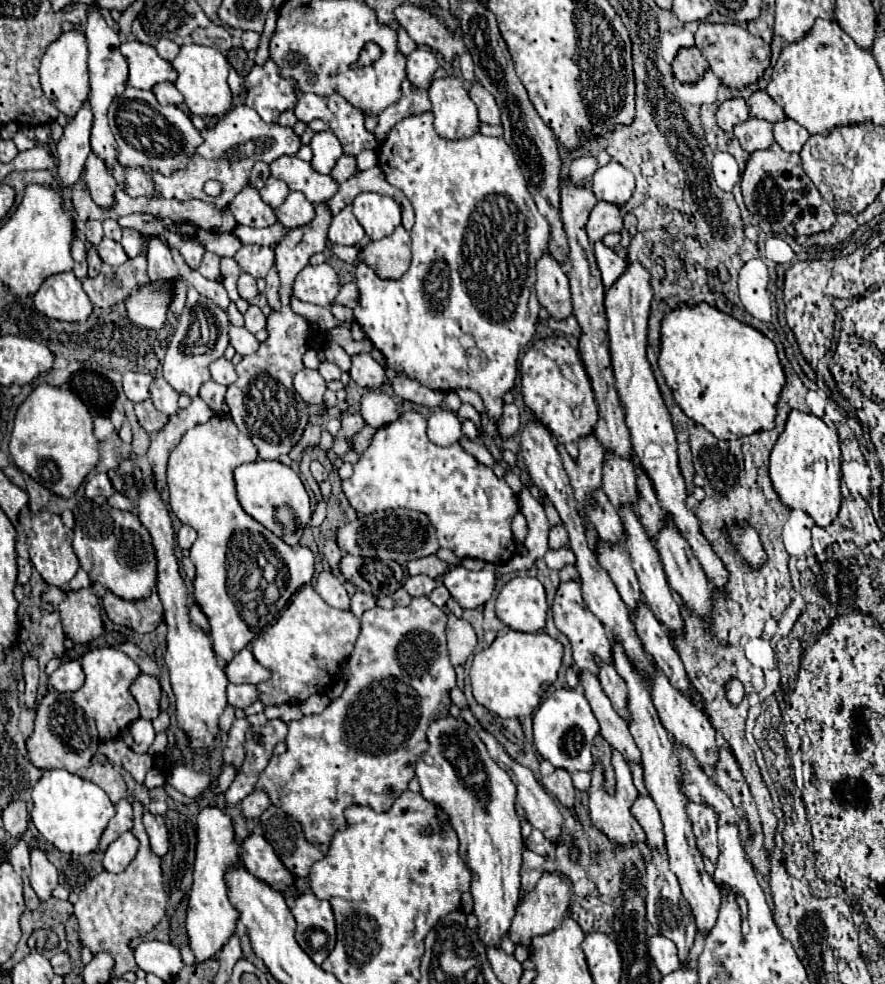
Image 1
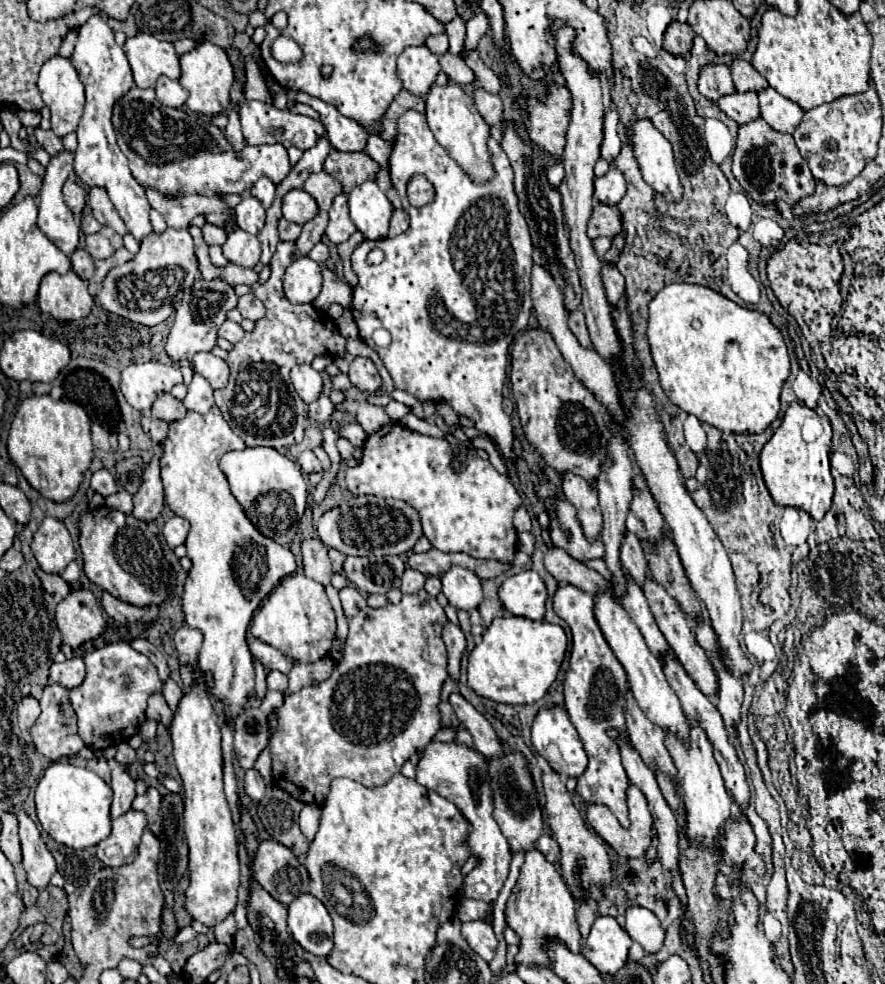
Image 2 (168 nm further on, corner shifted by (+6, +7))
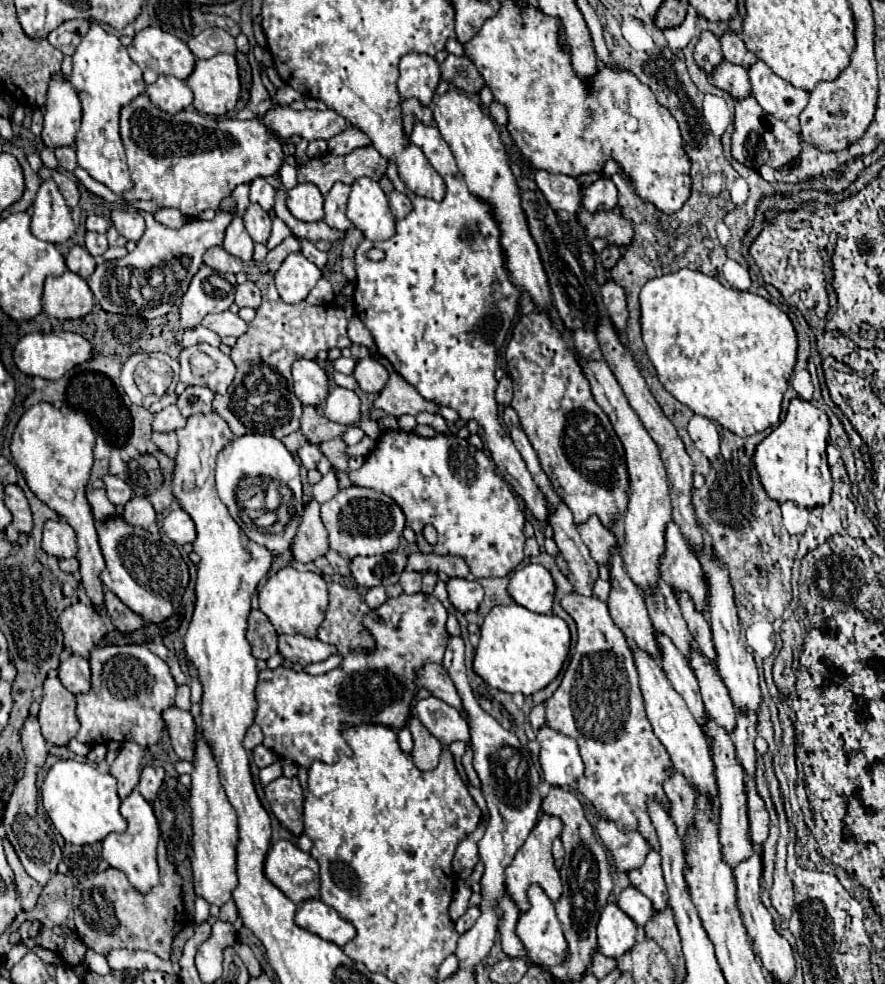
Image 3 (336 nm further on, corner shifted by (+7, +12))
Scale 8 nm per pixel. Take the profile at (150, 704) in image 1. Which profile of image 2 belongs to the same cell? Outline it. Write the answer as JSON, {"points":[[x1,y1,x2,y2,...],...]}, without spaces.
{"points":[[153,694,149,698,149,706,147,706,147,718,155,720,155,722,161,722,167,730,169,730,169,724,173,720,173,710,167,706,165,698,161,694]]}

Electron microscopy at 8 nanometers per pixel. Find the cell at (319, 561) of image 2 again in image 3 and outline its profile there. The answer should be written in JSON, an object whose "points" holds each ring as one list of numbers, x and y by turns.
{"points":[[312,501,302,515,302,523,294,537,292,555,300,563,312,563,328,553,328,533,320,521,320,505]]}

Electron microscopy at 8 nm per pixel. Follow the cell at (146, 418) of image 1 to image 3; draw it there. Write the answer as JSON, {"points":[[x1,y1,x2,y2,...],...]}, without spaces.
{"points":[[152,431,152,441,158,445,160,451,164,451,170,459,176,455,176,447,178,447,178,441,176,441,176,433,170,431,170,433,158,433,158,431]]}

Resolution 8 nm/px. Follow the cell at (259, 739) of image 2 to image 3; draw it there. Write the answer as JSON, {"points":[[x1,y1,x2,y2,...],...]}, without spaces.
{"points":[[252,725,248,731,246,731,246,737,244,737,244,741,242,741,242,745,244,745,244,749,246,751,252,751,254,747,258,747,258,745,262,745,262,729,258,727,258,725]]}

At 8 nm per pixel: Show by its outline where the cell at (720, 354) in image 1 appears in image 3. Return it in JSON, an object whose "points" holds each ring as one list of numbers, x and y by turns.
{"points":[[690,269,650,279,640,291,640,307,646,353,668,393,688,405,696,415,708,417,740,437,760,433,778,423,798,347,794,327,784,311,760,295,724,287,714,277]]}

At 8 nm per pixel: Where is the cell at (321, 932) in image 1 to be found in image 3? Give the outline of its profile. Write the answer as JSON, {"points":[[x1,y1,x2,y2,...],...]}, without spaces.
{"points":[[308,899,308,901,300,903,294,921,298,927,302,927,310,933,316,933,318,937,322,937,338,947,344,947,350,939,356,937,354,925,348,923,346,919,342,919,332,907,328,907,320,899]]}

